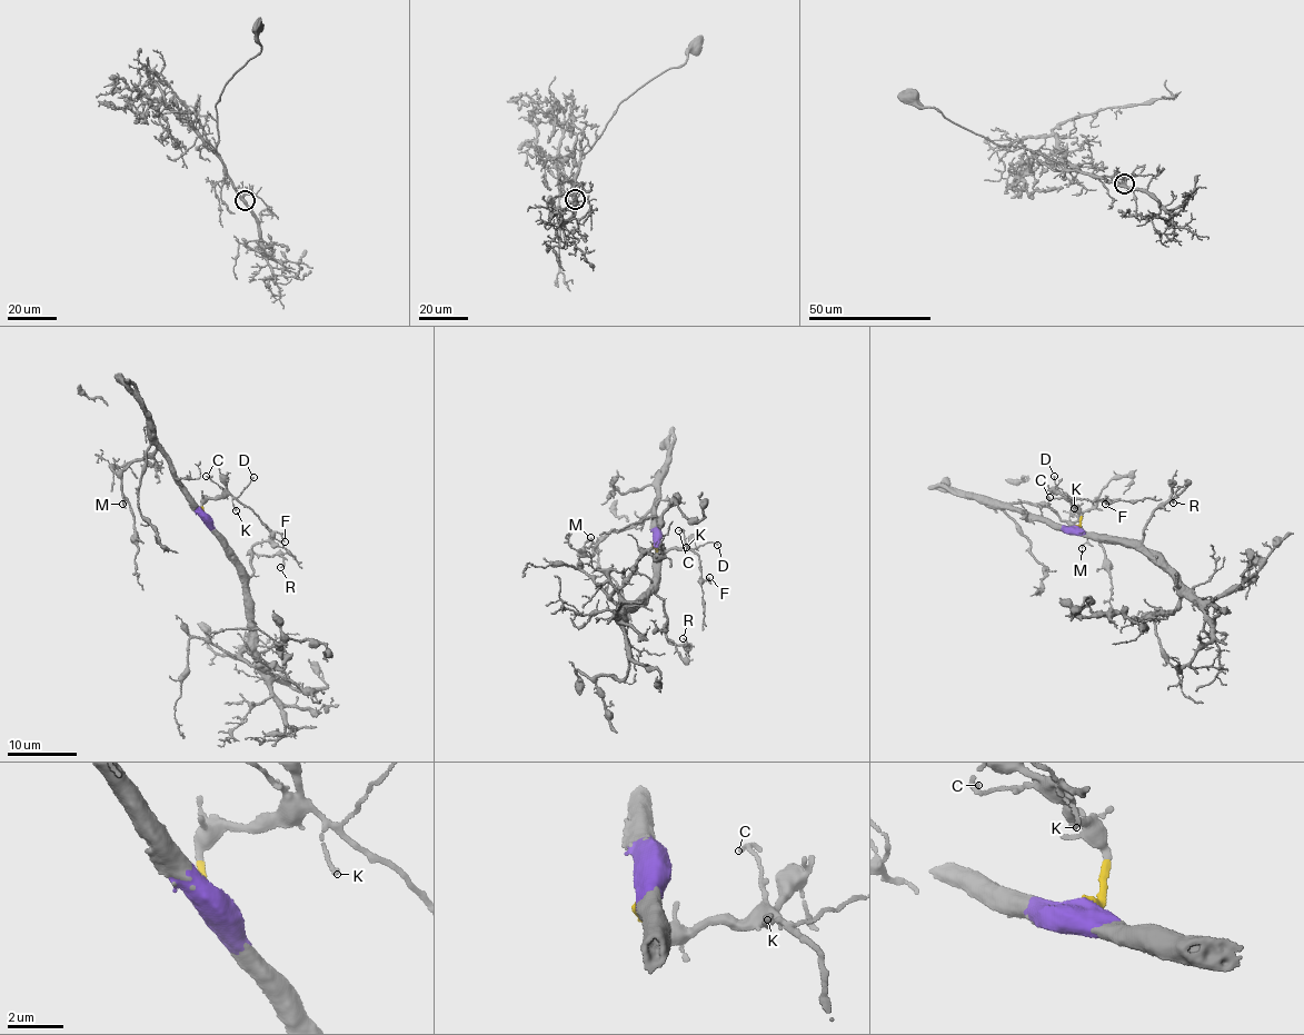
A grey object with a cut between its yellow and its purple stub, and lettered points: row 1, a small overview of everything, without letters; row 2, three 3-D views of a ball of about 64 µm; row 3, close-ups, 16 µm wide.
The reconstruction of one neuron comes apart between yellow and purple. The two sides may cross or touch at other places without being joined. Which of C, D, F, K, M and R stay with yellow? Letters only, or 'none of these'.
C, D, F, K

